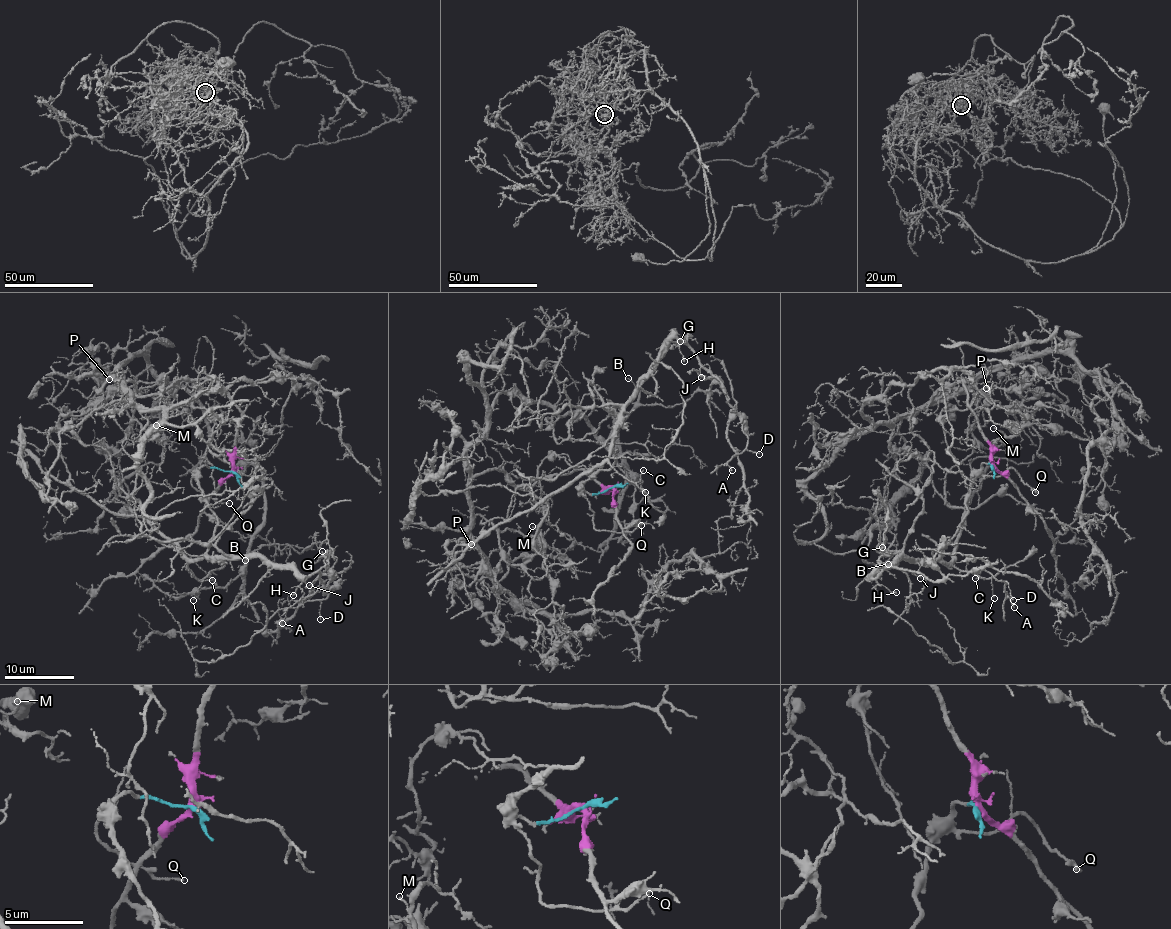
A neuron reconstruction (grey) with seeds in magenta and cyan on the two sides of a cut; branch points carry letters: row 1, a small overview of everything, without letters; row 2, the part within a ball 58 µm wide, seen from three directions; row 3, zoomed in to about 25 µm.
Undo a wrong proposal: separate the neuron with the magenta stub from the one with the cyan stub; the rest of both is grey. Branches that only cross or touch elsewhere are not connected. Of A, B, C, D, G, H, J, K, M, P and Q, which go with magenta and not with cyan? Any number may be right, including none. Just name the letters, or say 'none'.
M, P

